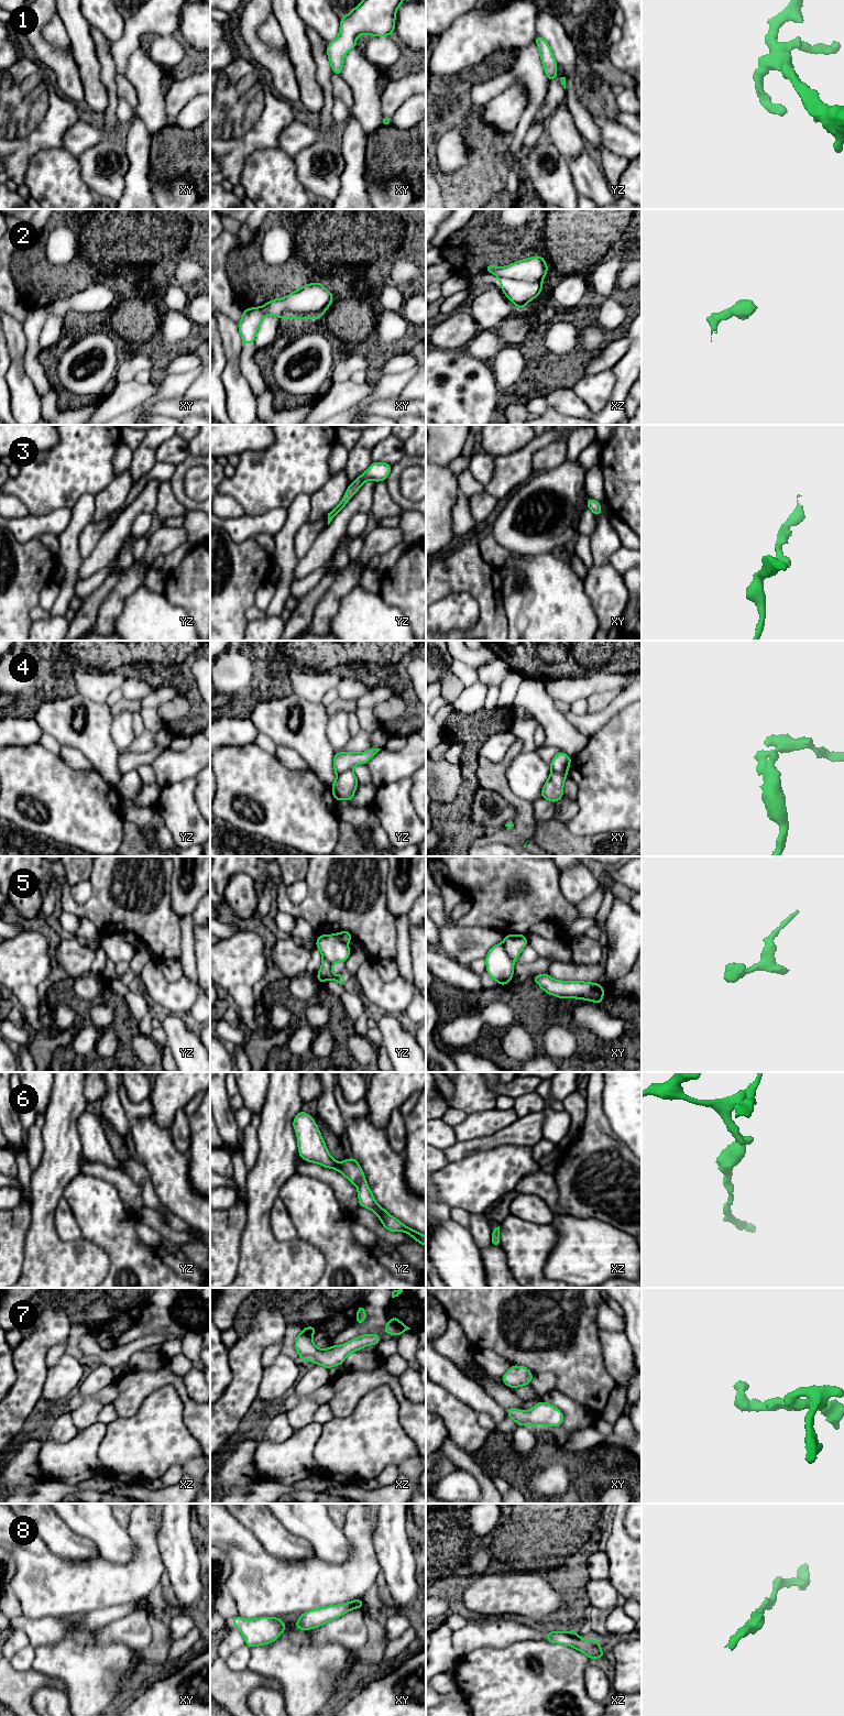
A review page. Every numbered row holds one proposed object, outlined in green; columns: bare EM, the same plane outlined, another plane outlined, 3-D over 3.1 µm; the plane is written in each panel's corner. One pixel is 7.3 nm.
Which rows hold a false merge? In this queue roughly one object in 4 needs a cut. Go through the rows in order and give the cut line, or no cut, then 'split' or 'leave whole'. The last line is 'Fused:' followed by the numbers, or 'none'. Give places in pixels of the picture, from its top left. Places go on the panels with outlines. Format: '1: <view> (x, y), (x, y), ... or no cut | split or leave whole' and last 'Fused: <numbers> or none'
1: no cut | leave whole
2: no cut | leave whole
3: no cut | leave whole
4: yz (351, 768), (341, 772), (337, 776) | split
5: xy (502, 943), (512, 961) | split
6: no cut | leave whole
7: no cut | leave whole
8: no cut | leave whole
Fused: 4, 5

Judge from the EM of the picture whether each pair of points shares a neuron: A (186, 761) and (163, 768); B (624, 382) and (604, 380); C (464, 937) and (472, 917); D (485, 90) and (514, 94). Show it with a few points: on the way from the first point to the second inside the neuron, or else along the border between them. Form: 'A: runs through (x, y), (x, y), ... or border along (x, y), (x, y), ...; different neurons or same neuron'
A: runs through (181, 765), (168, 767); same neuron
B: border along (611, 369), (615, 376), (614, 386); different neurons
C: border along (459, 925), (490, 926), (494, 929); different neurons
D: border along (523, 80), (516, 79), (483, 106); different neurons

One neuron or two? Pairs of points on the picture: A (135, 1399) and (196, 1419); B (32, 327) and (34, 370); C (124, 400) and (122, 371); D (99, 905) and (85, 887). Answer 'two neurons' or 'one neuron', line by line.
A: one neuron
B: one neuron
C: two neurons
D: two neurons

